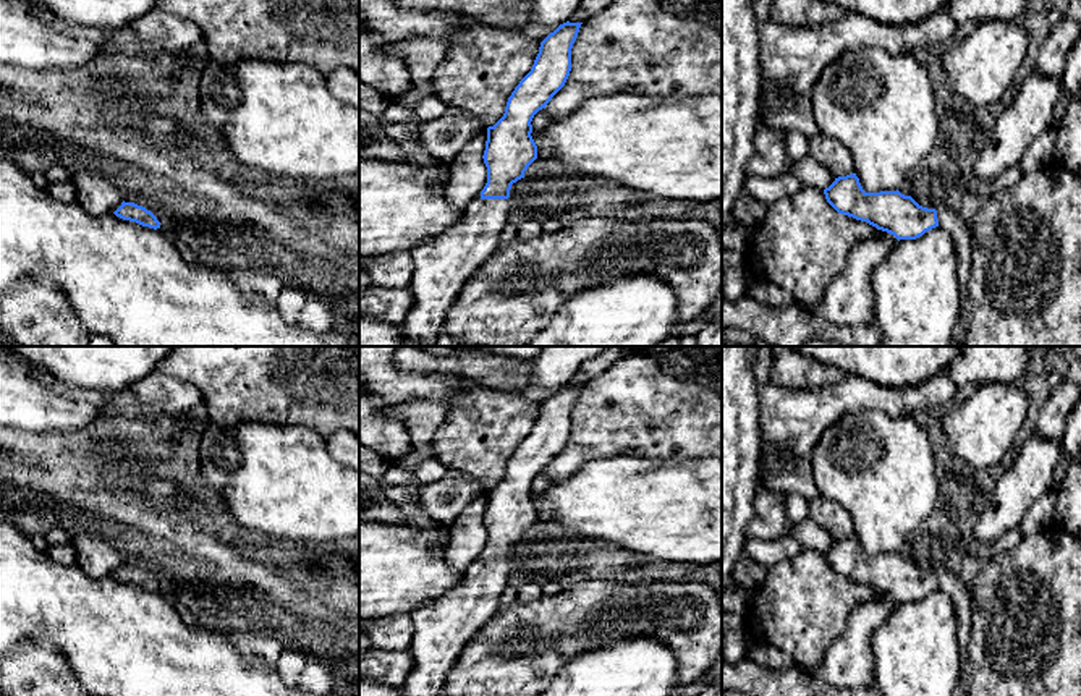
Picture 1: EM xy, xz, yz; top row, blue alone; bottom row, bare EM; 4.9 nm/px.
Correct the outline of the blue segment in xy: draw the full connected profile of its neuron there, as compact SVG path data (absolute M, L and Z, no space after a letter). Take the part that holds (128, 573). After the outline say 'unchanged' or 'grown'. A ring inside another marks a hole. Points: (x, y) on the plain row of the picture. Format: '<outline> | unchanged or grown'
M123 563L113 576L123 583L136 584L142 589L149 589L154 592L160 591L160 584L157 583L157 579L146 570L134 565Z | unchanged

